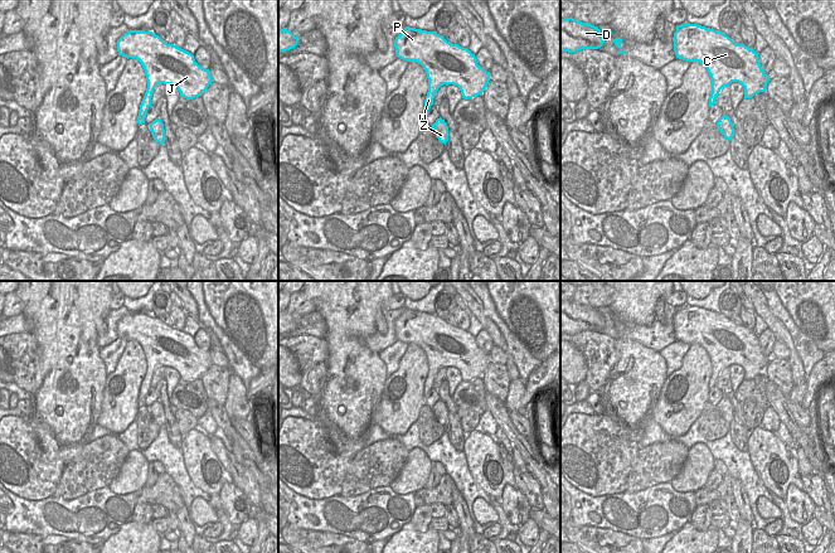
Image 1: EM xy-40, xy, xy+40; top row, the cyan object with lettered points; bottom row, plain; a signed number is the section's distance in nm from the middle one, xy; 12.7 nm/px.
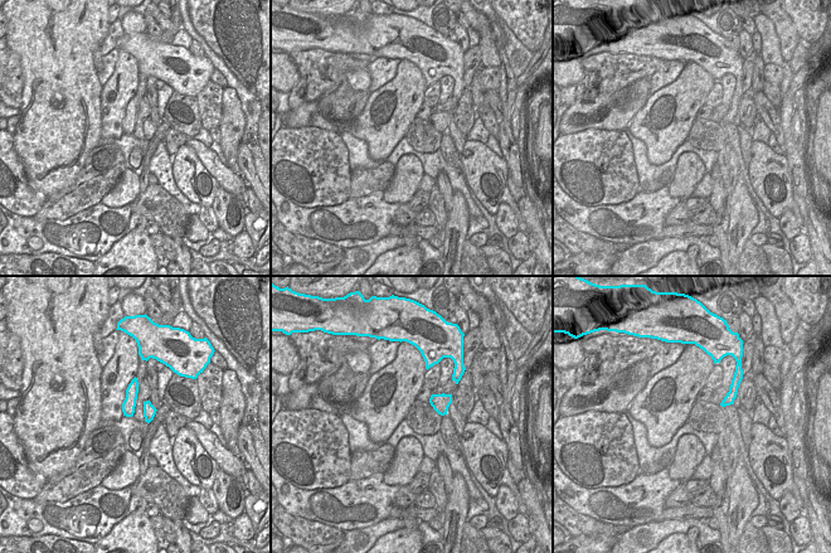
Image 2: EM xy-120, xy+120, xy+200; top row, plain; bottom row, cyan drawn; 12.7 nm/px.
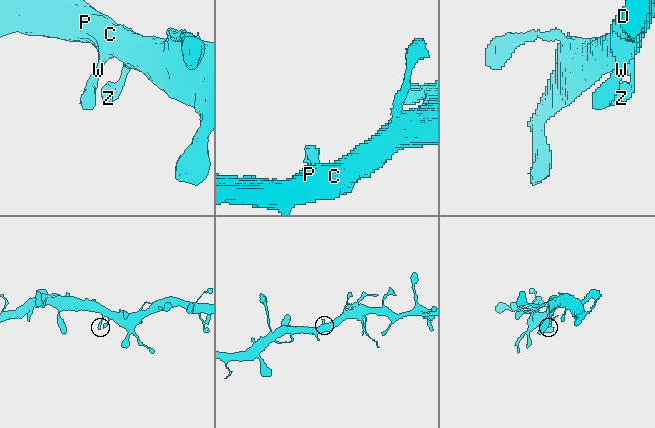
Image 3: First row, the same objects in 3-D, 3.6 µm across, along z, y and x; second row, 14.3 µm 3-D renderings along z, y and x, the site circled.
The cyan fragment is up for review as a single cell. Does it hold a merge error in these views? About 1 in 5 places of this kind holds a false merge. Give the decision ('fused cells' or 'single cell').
single cell

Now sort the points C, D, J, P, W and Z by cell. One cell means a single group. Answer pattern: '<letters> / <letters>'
C D J P W Z

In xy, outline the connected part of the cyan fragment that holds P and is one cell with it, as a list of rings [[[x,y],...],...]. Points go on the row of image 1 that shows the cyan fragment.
[[[406,26],[394,40],[395,54],[406,62],[417,62],[428,78],[428,92],[423,113],[433,105],[438,88],[443,84],[457,86],[462,98],[482,94],[489,81],[486,72],[467,48],[447,42],[435,31]]]

